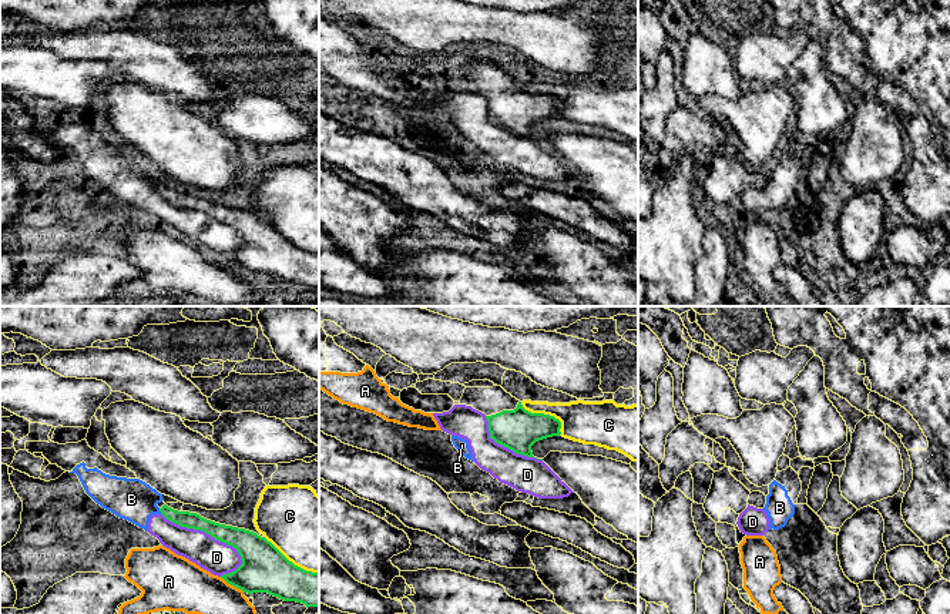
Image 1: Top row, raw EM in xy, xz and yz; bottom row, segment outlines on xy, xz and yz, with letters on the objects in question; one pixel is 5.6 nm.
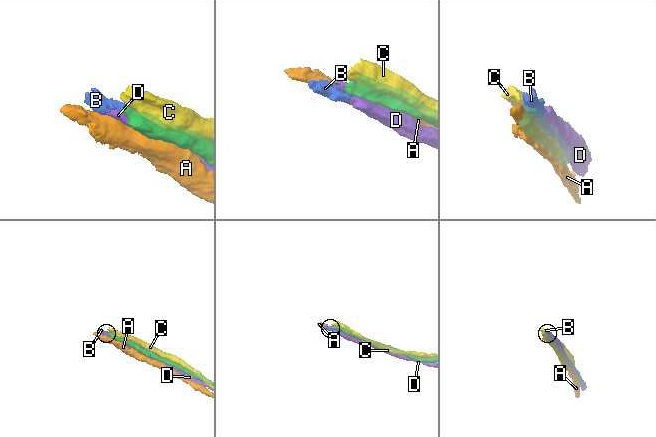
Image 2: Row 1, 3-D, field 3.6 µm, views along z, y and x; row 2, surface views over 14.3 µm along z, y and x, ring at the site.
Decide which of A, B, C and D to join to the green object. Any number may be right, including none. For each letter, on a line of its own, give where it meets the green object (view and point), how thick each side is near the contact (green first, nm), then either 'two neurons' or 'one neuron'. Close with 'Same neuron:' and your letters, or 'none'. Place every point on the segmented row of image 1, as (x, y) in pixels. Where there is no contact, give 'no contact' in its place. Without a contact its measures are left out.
A: xy (232, 584) | 260/260 nm | two neurons
B: xy (160, 510) | 100/240 nm | two neurons
C: xy (291, 562) | 260/440 nm | two neurons
D: xy (205, 532) | 140/190 nm | two neurons
Same neuron: none

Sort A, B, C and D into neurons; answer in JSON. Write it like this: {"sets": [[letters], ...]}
{"sets": [["A"], ["B", "D"], ["C"]]}

